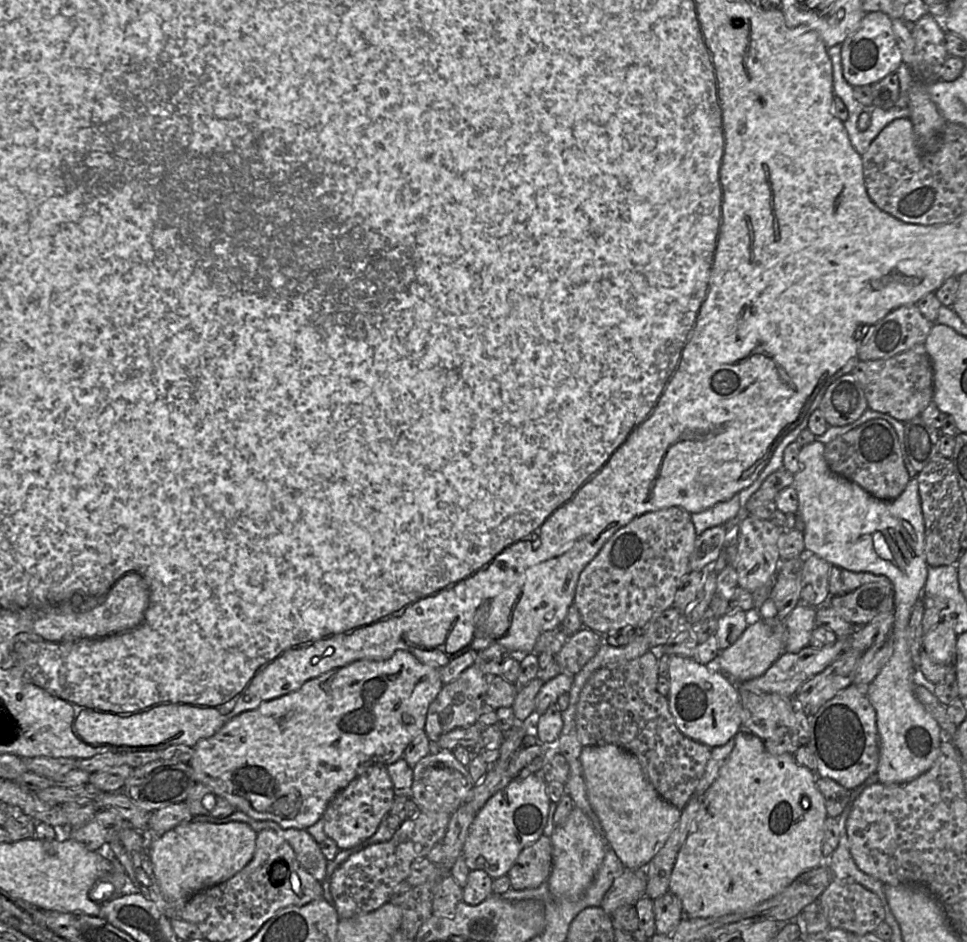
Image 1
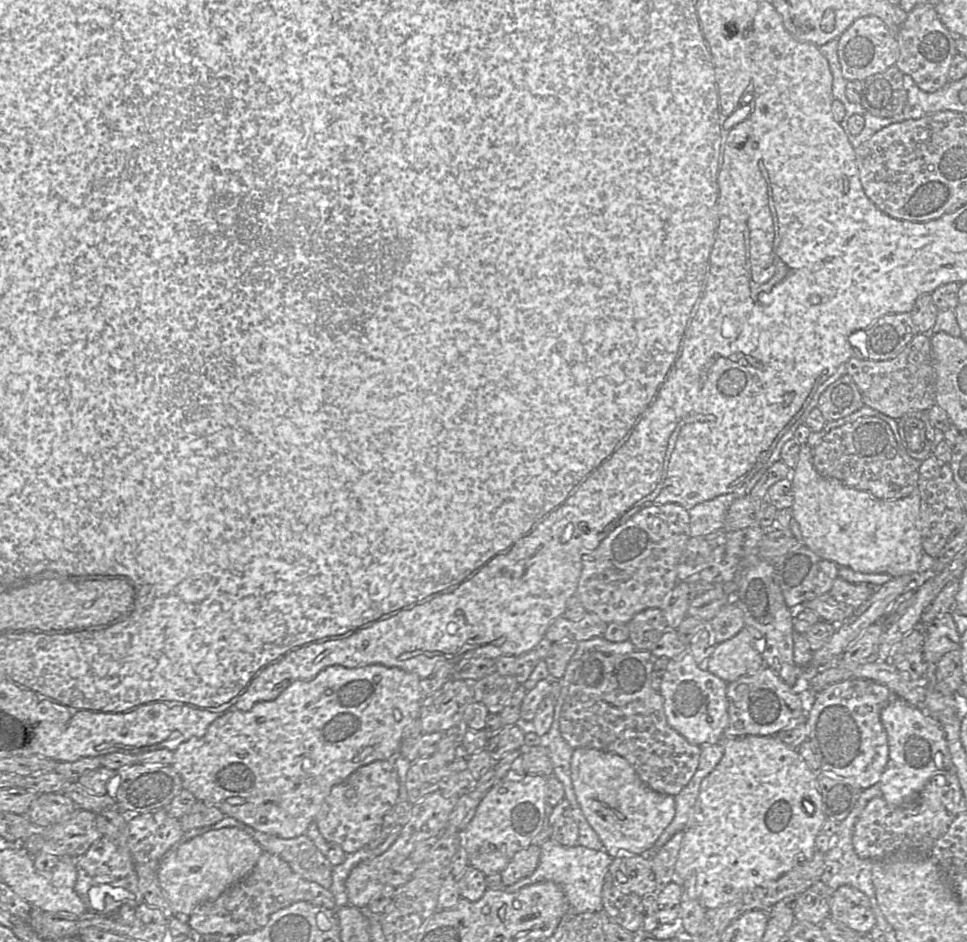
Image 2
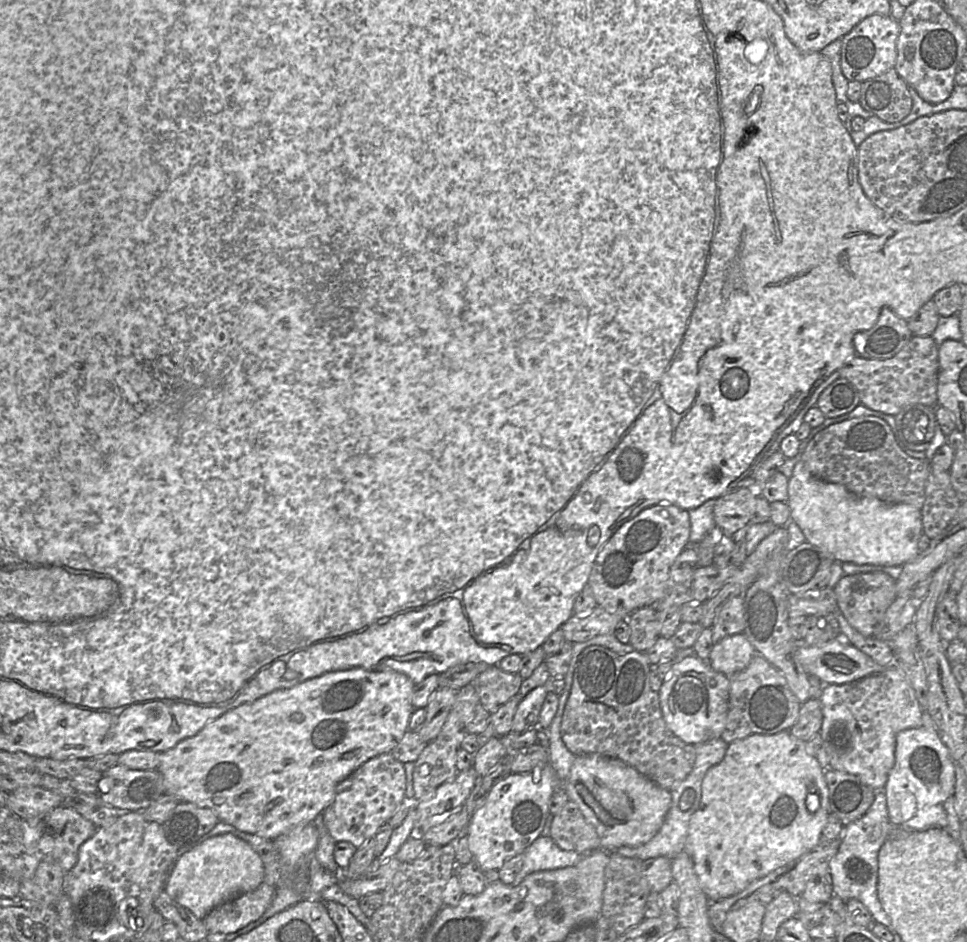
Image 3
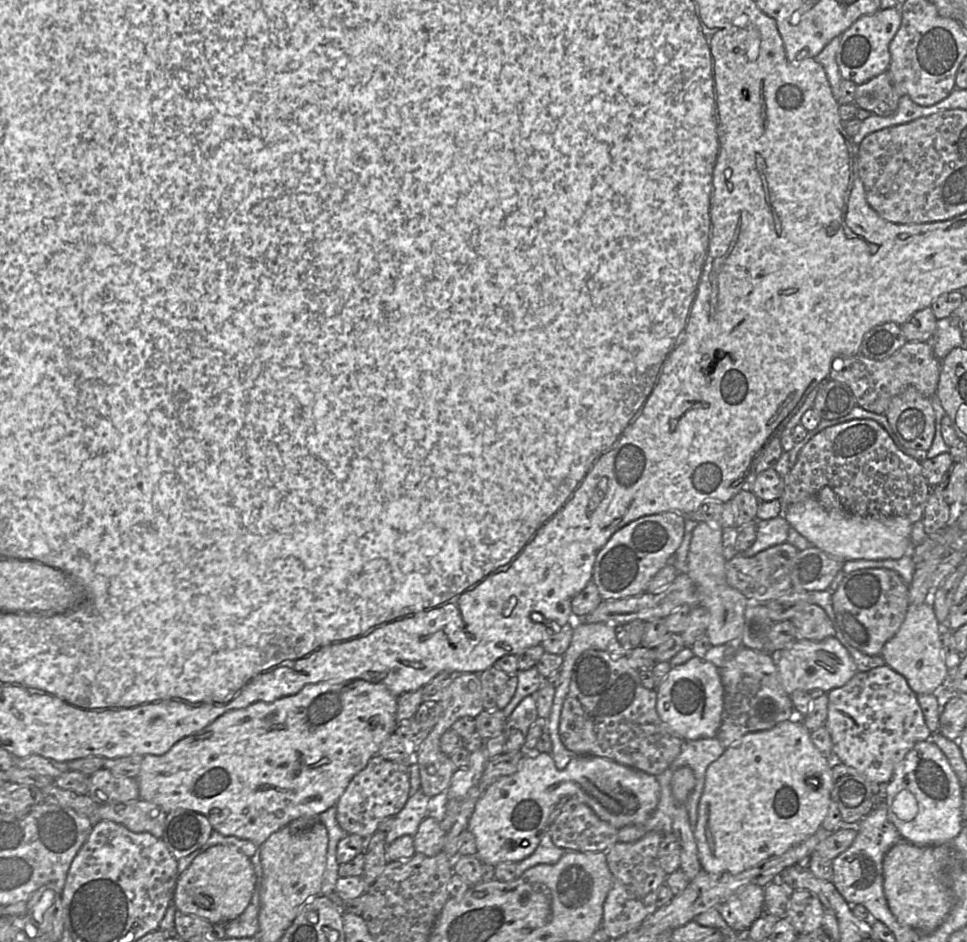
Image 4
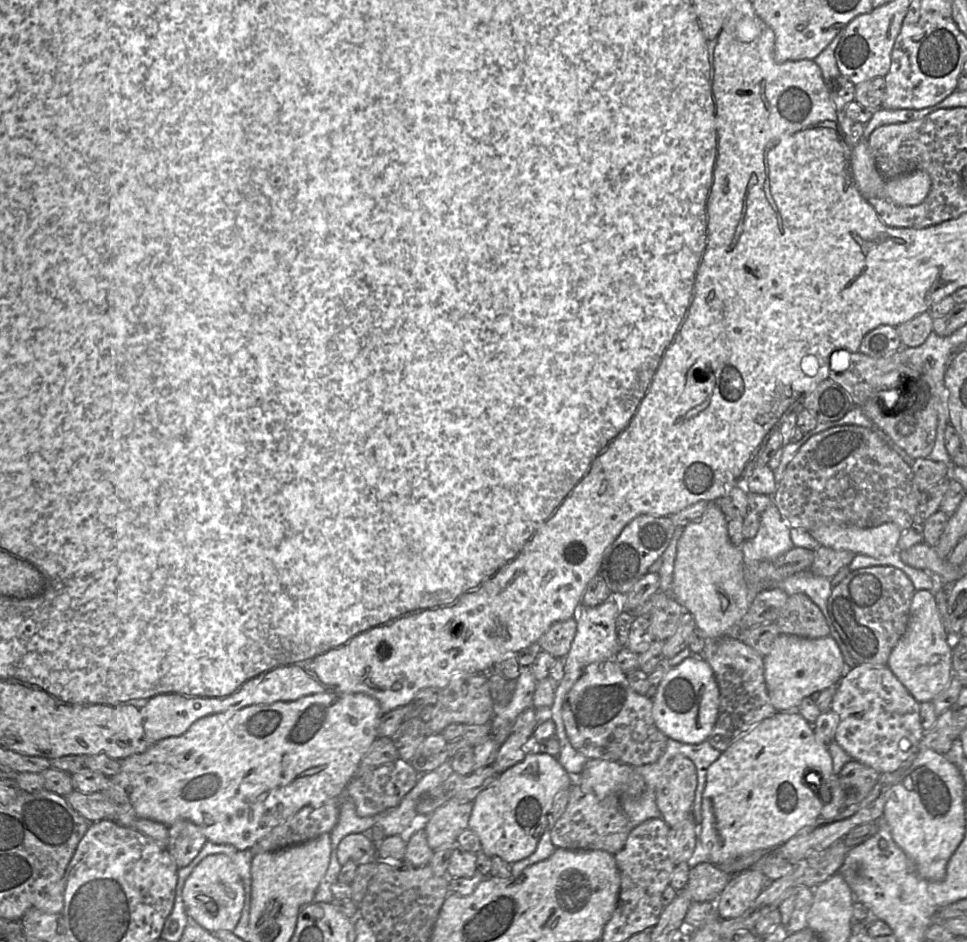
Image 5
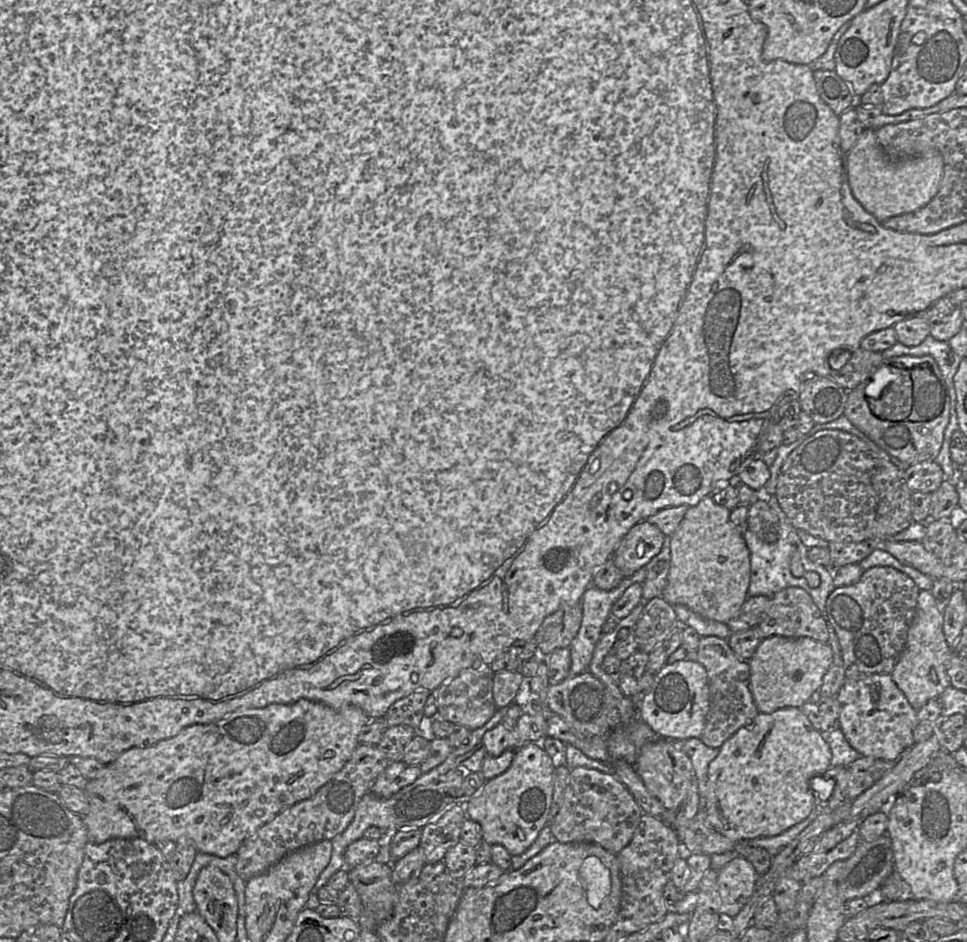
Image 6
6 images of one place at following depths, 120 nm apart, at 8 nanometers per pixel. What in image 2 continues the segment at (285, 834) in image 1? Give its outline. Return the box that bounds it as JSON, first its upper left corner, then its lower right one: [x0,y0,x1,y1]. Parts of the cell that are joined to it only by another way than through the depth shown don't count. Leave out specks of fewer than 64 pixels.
[209,816,333,889]

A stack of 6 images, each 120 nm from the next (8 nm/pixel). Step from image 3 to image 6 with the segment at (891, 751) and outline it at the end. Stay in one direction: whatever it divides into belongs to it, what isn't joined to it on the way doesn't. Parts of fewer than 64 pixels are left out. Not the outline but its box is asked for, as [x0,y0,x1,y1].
[836,674,919,761]

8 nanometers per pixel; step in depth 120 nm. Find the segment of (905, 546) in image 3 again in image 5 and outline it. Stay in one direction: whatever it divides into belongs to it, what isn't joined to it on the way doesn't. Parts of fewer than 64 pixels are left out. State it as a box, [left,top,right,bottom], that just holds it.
[810,523,902,558]

